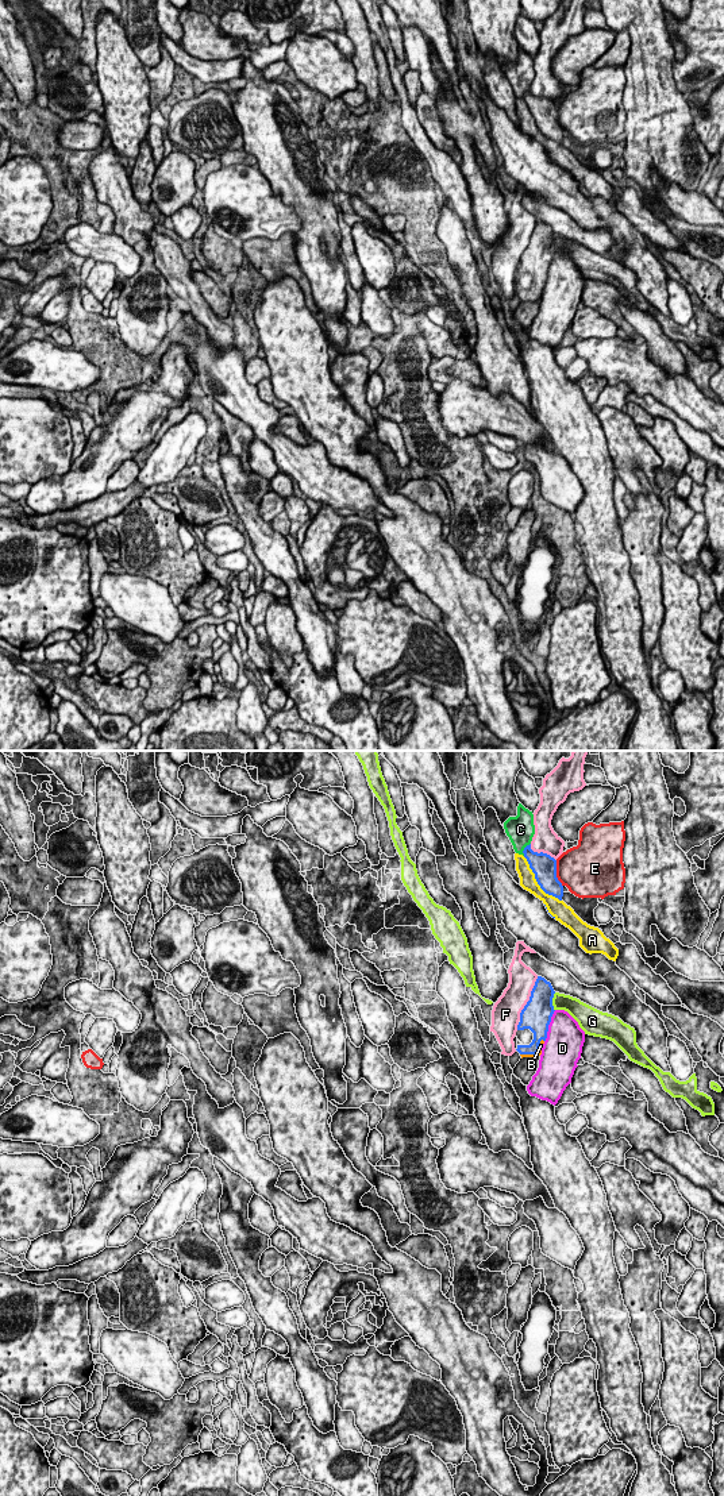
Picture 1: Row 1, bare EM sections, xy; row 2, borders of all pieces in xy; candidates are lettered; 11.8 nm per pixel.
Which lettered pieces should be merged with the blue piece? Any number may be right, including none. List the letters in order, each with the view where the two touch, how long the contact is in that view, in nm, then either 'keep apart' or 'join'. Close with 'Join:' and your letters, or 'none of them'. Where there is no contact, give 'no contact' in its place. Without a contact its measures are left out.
A: meets blue in xy; contact 700 nm long; keep apart
B: meets blue in xy; contact 340 nm long; join
C: meets blue in xy; contact 180 nm long; keep apart
D: meets blue in xy; contact 400 nm long; keep apart
E: meets blue in xy; contact 340 nm long; keep apart
F: meets blue in xy; contact 550 nm long; keep apart
G: meets blue in xy; contact 220 nm long; keep apart
Join: B

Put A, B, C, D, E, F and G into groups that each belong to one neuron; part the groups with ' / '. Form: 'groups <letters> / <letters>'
groups A / B / C / D F / E / G

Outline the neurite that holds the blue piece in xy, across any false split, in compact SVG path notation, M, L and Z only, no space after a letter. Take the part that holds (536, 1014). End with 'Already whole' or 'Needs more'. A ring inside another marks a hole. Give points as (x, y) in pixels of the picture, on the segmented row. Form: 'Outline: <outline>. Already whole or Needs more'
Outline: M538 976L531 991L529 1000L520 1013L517 1030L529 1029L534 1040L529 1045L517 1045L517 1052L523 1057L538 1057L542 1054L543 1044L547 1038L548 1025L554 1014L554 988L544 978Z. Needs more

